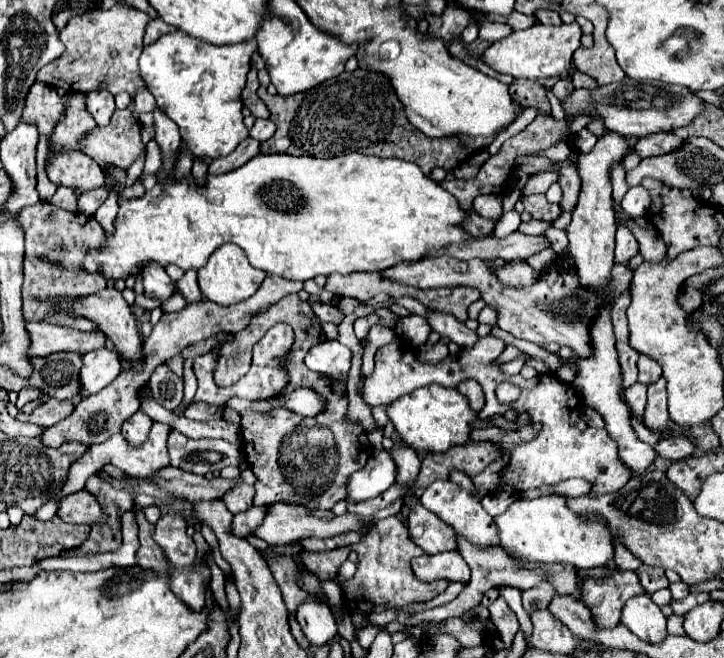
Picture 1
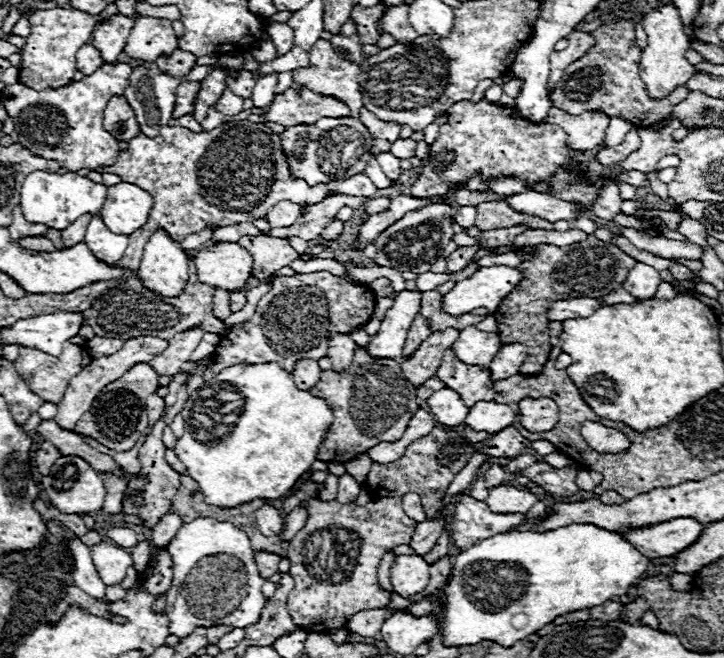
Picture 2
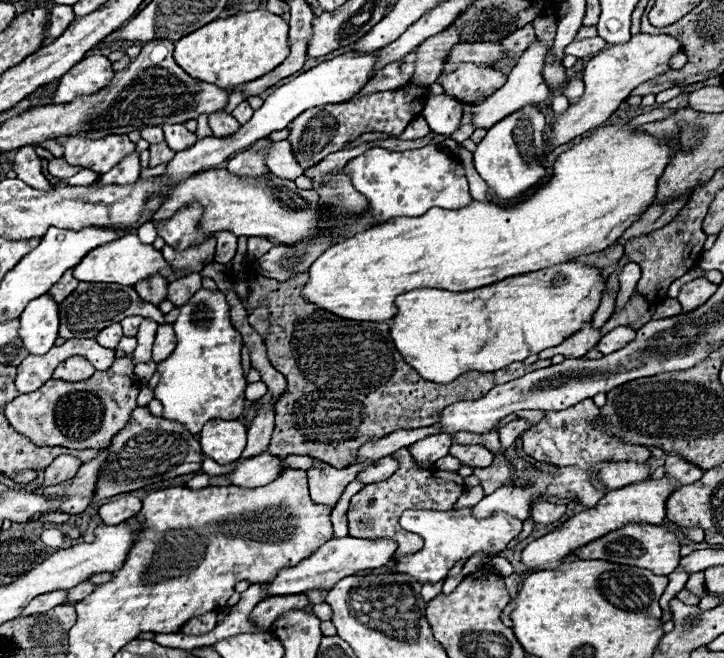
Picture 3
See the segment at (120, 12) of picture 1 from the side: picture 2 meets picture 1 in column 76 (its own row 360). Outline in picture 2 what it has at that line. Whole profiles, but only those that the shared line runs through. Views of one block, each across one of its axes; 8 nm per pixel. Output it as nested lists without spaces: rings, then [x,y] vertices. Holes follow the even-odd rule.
[[[66,340],[62,344],[62,352],[58,356],[50,356],[46,352],[38,352],[32,348],[20,348],[20,354],[18,354],[18,360],[14,362],[14,366],[16,366],[16,372],[26,380],[28,388],[34,394],[38,394],[46,402],[58,404],[62,400],[64,390],[68,388],[70,378],[76,376],[78,372],[82,372],[82,368],[88,366],[88,362],[90,362],[90,354],[86,352],[86,346],[78,346],[78,344],[72,344],[70,340]]]

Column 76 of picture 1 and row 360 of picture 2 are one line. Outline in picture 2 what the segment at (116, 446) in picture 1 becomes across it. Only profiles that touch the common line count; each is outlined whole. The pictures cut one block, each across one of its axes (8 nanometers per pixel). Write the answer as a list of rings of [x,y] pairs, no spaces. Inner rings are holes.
[[[476,326],[464,328],[452,344],[454,356],[466,364],[490,364],[500,350],[500,338],[494,332],[482,332]]]

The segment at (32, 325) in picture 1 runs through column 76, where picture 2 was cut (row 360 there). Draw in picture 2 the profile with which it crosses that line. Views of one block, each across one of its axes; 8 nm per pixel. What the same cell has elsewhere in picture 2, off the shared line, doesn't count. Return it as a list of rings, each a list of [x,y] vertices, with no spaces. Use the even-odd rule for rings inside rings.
[[[336,334],[330,338],[328,342],[328,358],[332,362],[332,370],[336,372],[344,372],[354,358],[354,352],[358,350],[356,342],[348,336],[348,334]]]

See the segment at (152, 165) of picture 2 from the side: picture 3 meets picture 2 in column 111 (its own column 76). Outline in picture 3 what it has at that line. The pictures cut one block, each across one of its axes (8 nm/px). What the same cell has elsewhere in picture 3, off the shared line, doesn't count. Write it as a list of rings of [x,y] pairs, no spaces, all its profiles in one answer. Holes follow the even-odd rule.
[[[50,158],[50,162],[48,162],[48,172],[50,172],[52,176],[58,176],[58,178],[70,178],[70,176],[74,176],[78,170],[80,170],[80,166],[70,166],[68,162],[58,160],[58,158]]]

